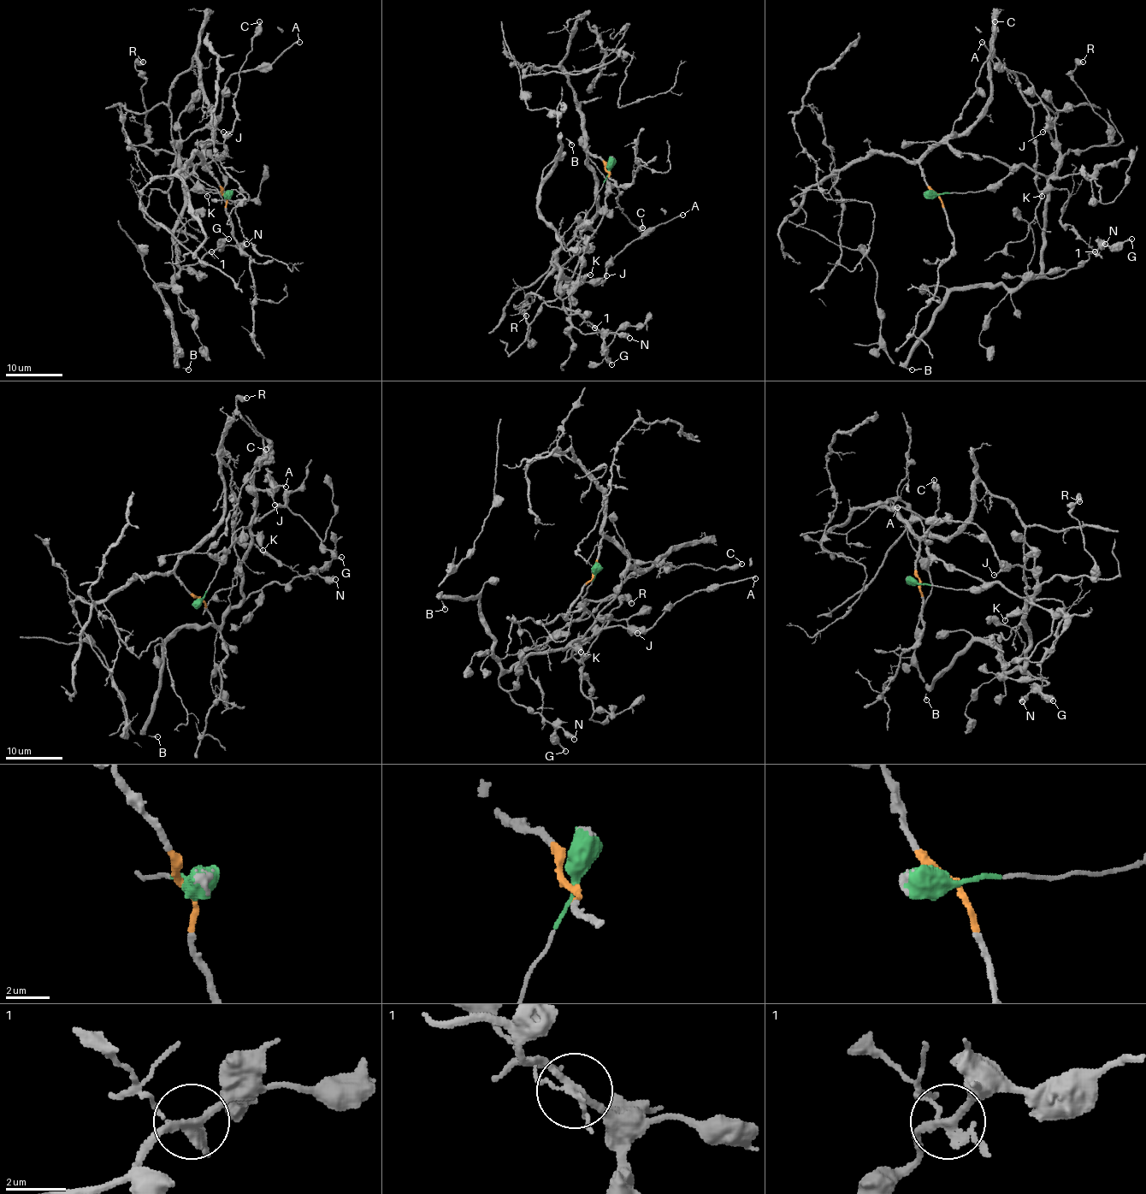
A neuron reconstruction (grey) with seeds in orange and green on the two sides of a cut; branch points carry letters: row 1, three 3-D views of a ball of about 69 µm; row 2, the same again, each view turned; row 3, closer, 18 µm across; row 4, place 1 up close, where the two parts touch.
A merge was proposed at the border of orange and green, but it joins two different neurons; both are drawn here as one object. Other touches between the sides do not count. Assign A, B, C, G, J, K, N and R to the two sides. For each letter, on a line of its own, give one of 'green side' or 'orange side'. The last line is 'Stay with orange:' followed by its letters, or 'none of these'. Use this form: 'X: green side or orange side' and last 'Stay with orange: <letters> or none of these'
A: green side
B: green side
C: green side
G: green side
J: green side
K: green side
N: green side
R: green side
Stay with orange: none of these

